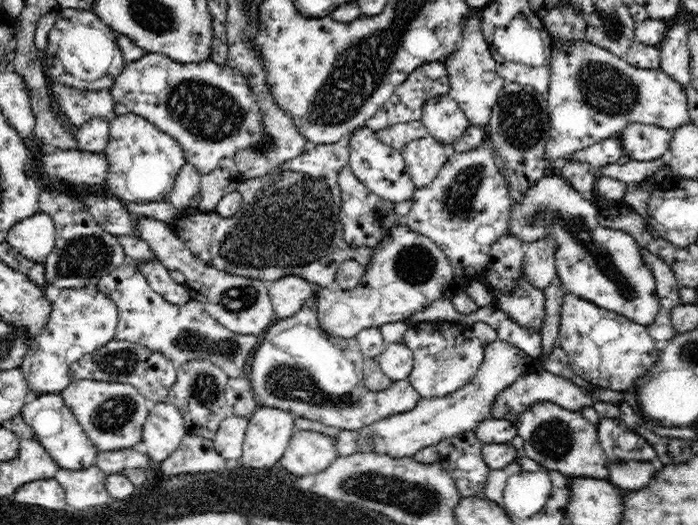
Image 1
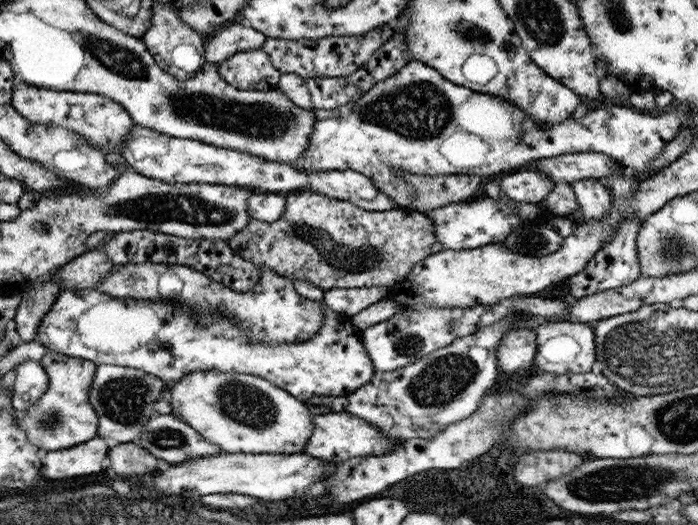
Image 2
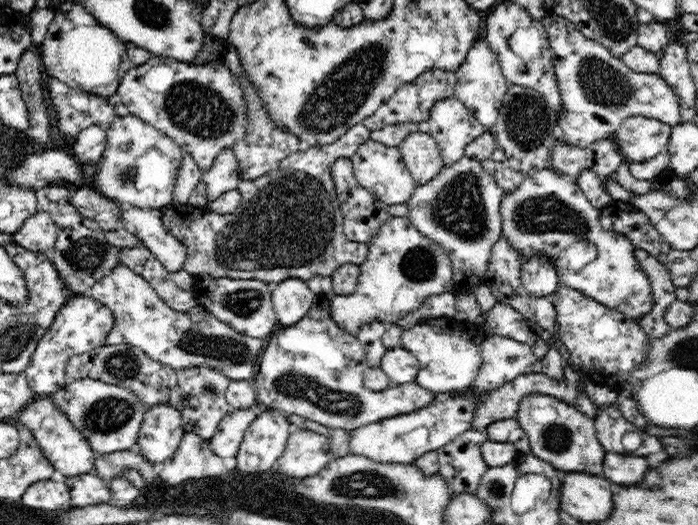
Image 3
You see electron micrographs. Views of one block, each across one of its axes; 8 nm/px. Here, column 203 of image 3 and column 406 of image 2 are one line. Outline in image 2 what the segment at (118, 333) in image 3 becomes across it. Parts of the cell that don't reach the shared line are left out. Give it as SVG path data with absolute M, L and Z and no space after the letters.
M436 305L422 306L422 309L404 308L390 318L366 324L362 329L360 343L366 347L374 363L374 370L398 370L458 339L456 334L450 332L450 325L460 314L462 309Z

